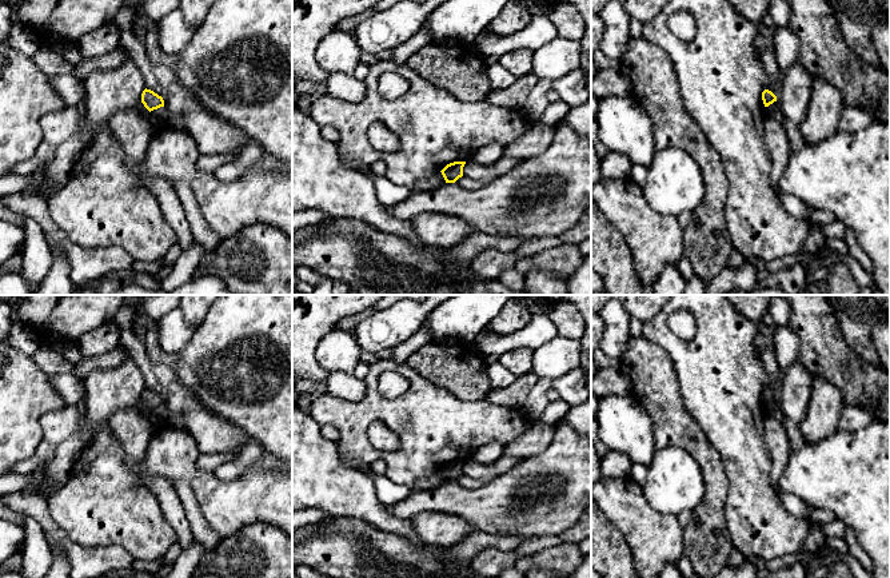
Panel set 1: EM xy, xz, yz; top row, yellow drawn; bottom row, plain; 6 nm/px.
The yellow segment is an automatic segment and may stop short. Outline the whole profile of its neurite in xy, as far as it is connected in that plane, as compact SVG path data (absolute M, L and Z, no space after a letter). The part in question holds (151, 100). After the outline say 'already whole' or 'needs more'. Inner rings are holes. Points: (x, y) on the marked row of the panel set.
M147 88L141 93L141 103L149 112L160 107L164 107L163 97Z | already whole

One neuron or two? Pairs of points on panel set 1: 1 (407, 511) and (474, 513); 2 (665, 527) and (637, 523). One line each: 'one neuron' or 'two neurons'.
1: one neuron
2: one neuron

